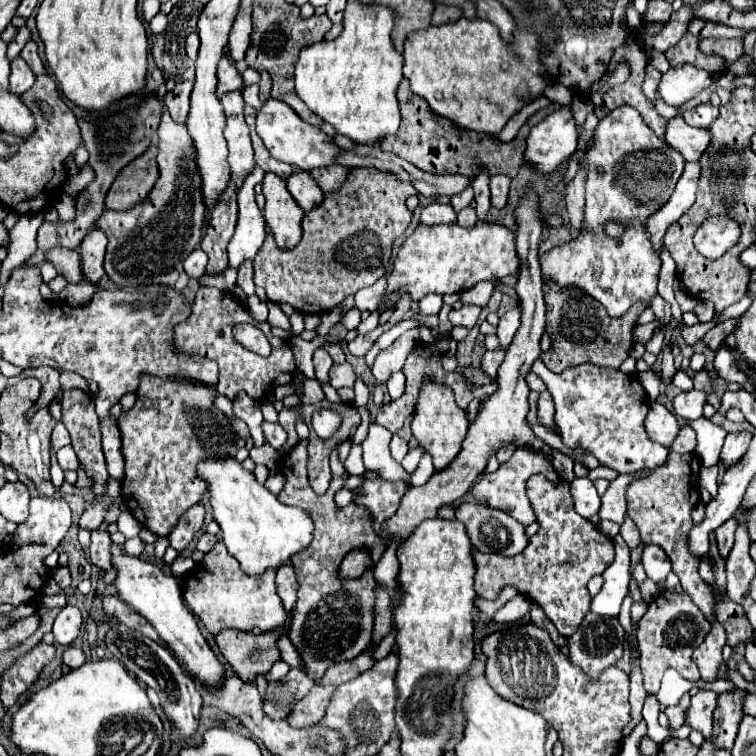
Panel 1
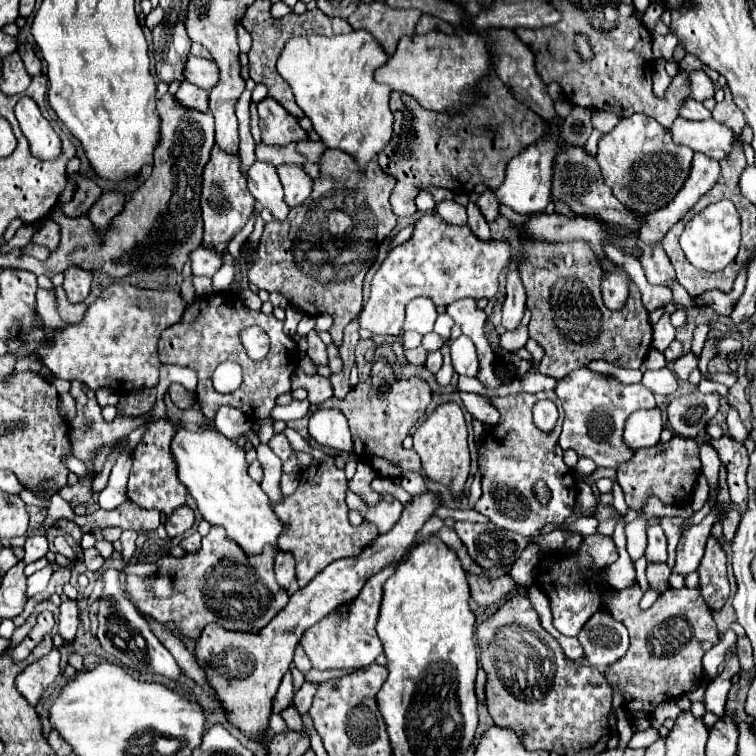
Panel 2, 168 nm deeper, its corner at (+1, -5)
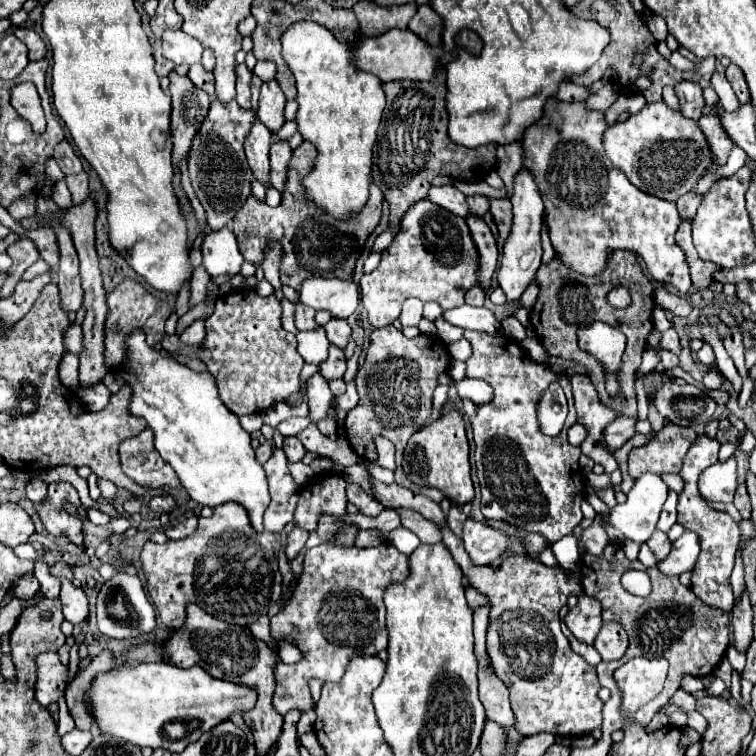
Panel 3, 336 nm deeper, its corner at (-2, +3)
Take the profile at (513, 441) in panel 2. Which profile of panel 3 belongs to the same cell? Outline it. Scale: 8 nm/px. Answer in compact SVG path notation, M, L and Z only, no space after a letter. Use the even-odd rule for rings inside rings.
M466 331L464 337L472 343L472 357L466 361L466 377L478 377L492 385L494 399L488 405L478 407L476 417L470 419L474 429L474 443L476 443L476 467L478 467L478 481L482 491L482 515L492 521L508 521L528 531L542 533L550 543L558 541L560 537L572 533L572 529L582 521L582 493L584 483L578 467L580 449L572 447L566 439L566 431L576 423L576 409L574 407L573 393L568 377L552 373L546 365L534 363L520 345L516 345L514 339L508 335L496 335L490 337L480 331ZM550 383L564 385L564 393L568 403L568 414L564 429L556 437L546 437L538 429L536 421L536 403L540 393Z

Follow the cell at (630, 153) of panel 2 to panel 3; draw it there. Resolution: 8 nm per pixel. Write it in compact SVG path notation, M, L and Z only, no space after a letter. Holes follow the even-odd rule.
M664 101L644 105L636 115L616 123L604 133L608 159L624 171L630 183L648 195L676 201L696 187L696 181L712 165L712 157L696 121L666 107Z

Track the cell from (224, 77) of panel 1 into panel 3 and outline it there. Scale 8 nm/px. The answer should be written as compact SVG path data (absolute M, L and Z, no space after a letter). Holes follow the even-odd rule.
M164 31L162 35L162 49L164 57L174 61L176 65L194 65L202 61L202 51L204 47L200 45L198 39L192 39L184 31Z

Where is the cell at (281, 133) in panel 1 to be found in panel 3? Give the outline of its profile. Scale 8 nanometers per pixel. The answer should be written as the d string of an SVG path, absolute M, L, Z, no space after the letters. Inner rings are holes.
M272 79L272 81L266 81L262 85L262 91L260 91L260 103L258 103L258 119L272 131L276 133L284 123L286 123L286 117L284 117L284 107L286 107L286 97L280 89L280 85Z

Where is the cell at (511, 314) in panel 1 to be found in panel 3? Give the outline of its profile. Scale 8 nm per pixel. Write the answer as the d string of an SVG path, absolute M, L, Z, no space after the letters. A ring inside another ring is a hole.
M520 169L514 177L514 193L510 197L512 207L514 207L514 223L512 223L512 233L504 243L504 255L498 271L498 283L506 293L508 301L520 299L524 289L534 281L534 275L540 267L542 259L542 245L540 245L540 229L542 229L542 213L544 213L544 203L540 189L536 185L534 175L528 169Z

